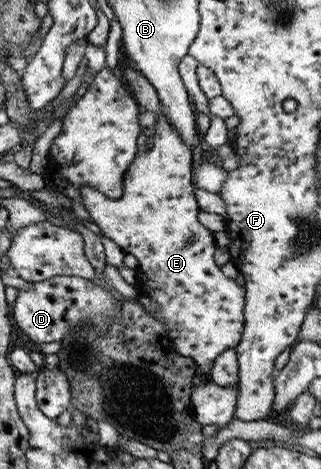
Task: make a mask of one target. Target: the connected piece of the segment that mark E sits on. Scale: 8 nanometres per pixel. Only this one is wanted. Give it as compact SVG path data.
M121 57L122 65L117 67L117 75L131 92L132 98L140 109L149 111L157 117L157 124L153 128L152 138L143 155L136 156L127 171L121 177L122 195L117 200L101 195L98 190L88 185L78 187L82 205L89 213L102 234L114 242L125 254L132 254L136 258L135 278L133 283L140 288L139 295L148 296L159 305L157 317L161 324L166 324L166 336L172 344L172 350L179 356L189 357L197 366L196 375L207 382L210 368L219 353L225 349L233 349L240 341L243 328L244 289L239 287L233 279L221 273L213 261L213 251L216 248L214 234L209 232L197 221L197 203L191 189L190 167L192 164L191 149L179 140L179 134L169 128L167 119L161 116L159 100L152 84L138 71L131 68L129 58Z

